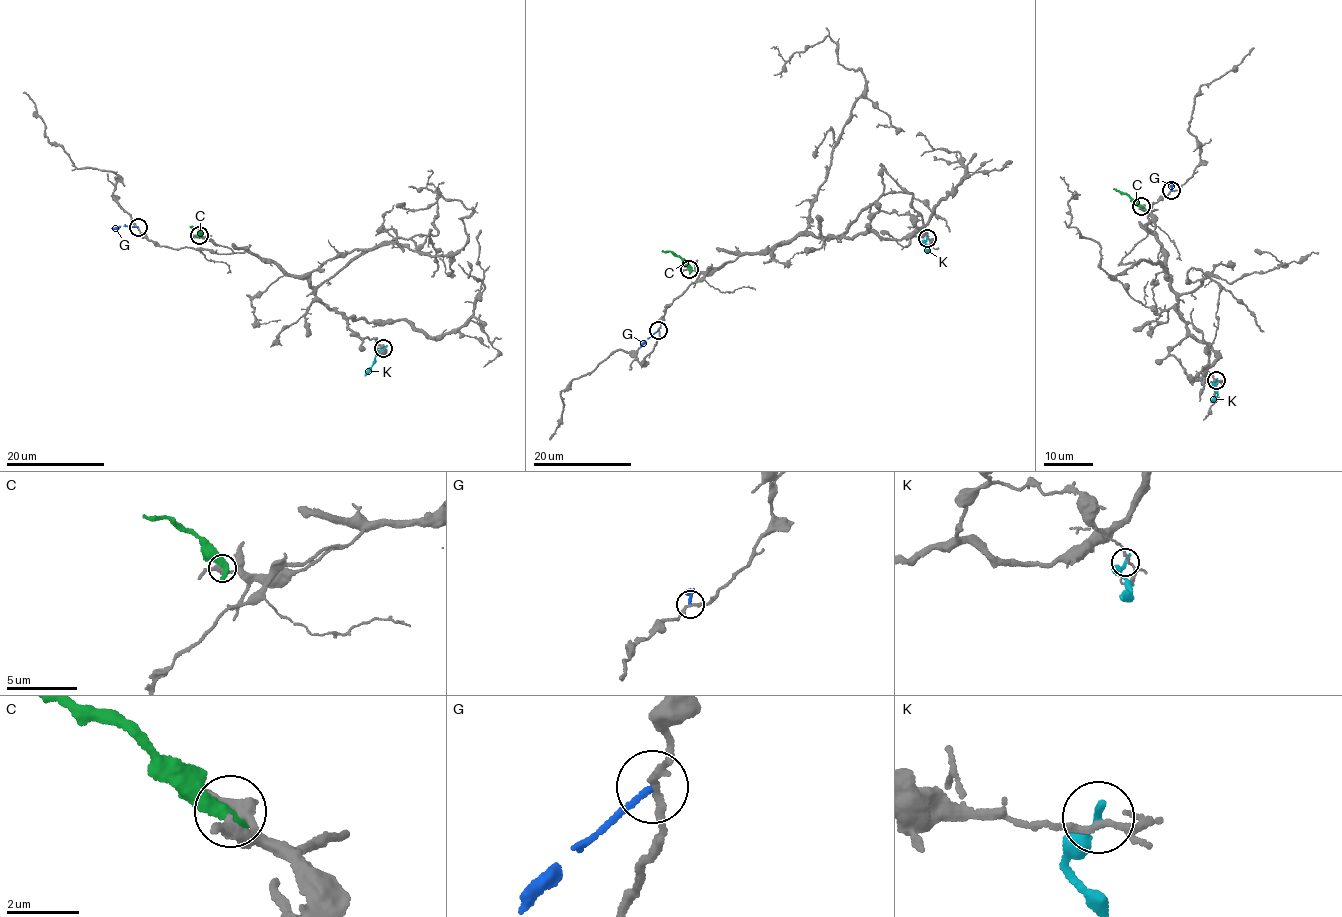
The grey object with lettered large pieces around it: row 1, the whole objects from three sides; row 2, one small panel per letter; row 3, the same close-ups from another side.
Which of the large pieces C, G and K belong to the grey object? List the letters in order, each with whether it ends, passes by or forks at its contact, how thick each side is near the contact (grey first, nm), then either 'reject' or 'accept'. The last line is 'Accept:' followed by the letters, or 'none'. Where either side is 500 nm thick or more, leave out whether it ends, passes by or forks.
C: 320/550 nm | reject
G: it ends | 200/150 nm | reject
K: it ends | 140/280 nm | reject
Accept: none

